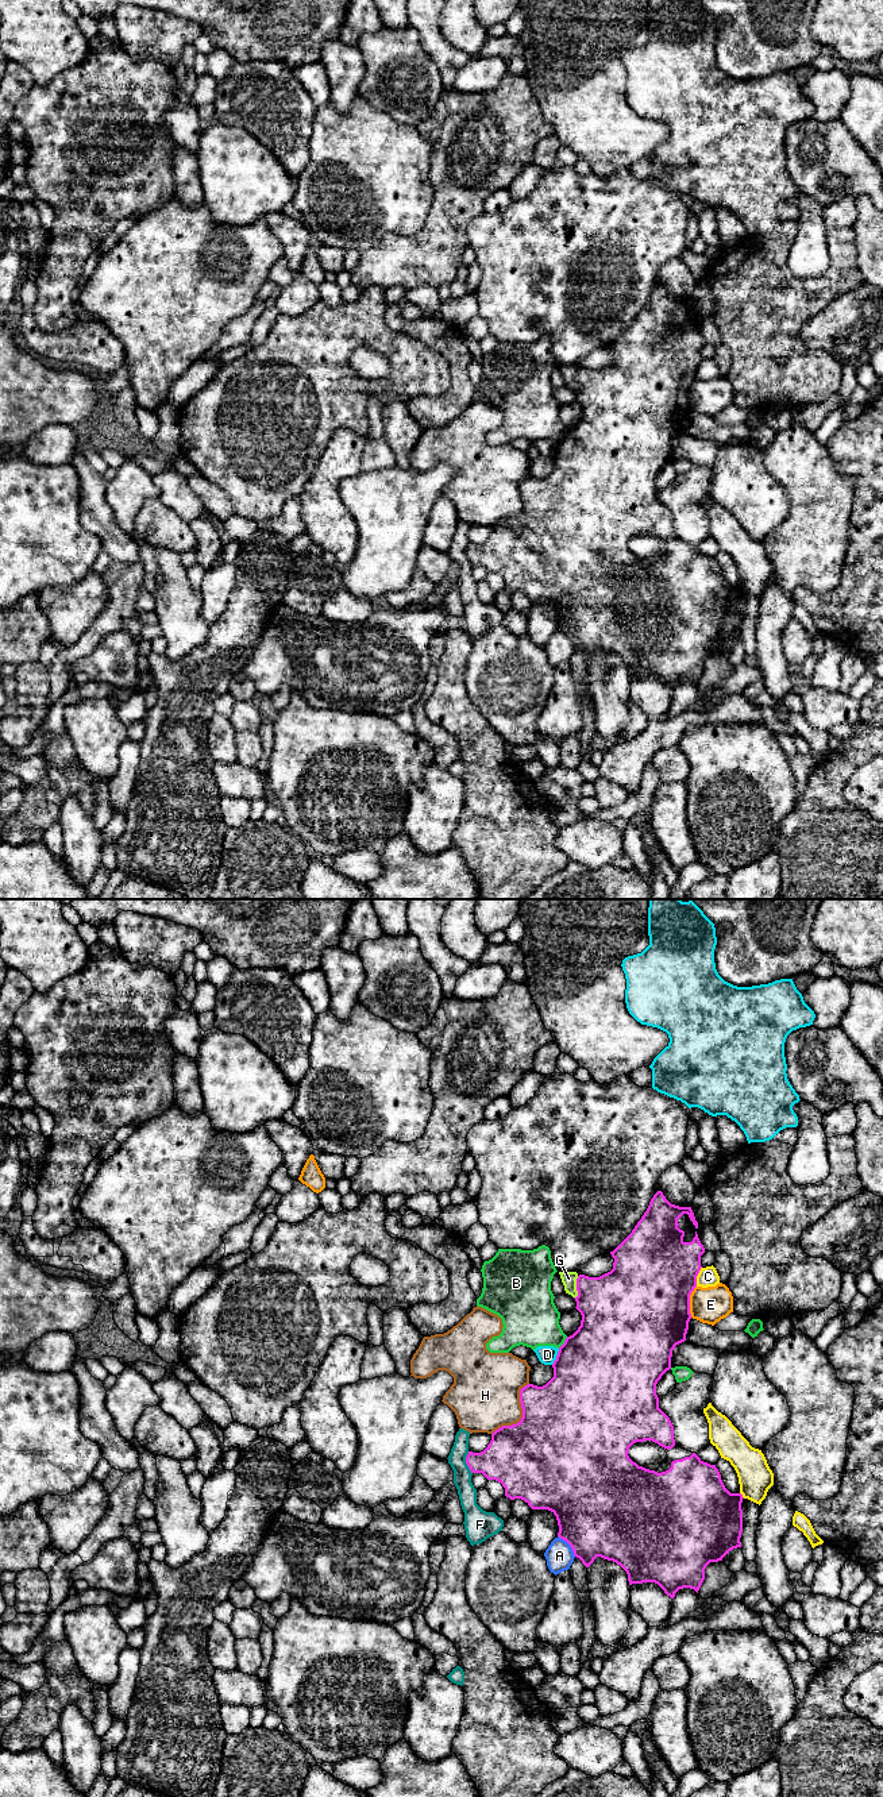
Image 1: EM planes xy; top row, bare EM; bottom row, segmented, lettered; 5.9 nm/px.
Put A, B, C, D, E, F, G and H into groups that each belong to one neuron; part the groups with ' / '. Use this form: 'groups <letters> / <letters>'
groups A / B / C / D / E / F / G / H

